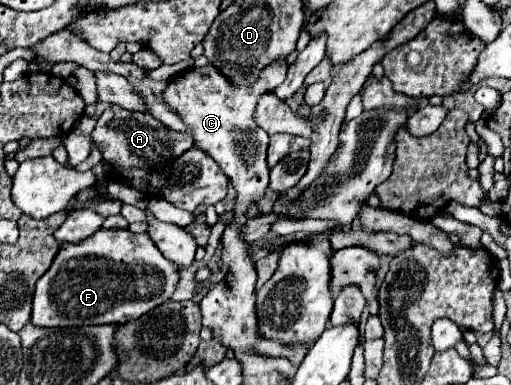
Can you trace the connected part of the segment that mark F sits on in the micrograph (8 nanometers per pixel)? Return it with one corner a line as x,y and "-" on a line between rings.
100,228
78,244
62,242
52,266
36,284
30,322
46,328
132,322
168,302
178,280
180,268
160,254
148,234

